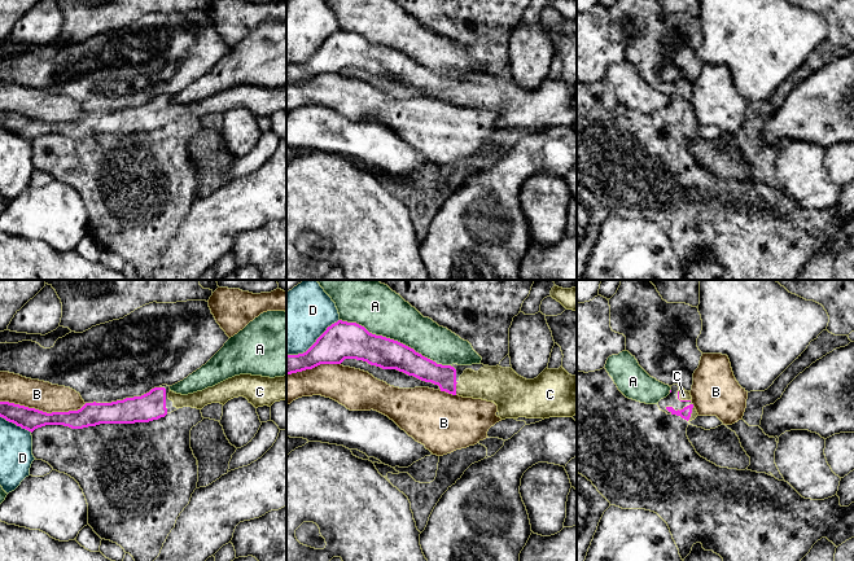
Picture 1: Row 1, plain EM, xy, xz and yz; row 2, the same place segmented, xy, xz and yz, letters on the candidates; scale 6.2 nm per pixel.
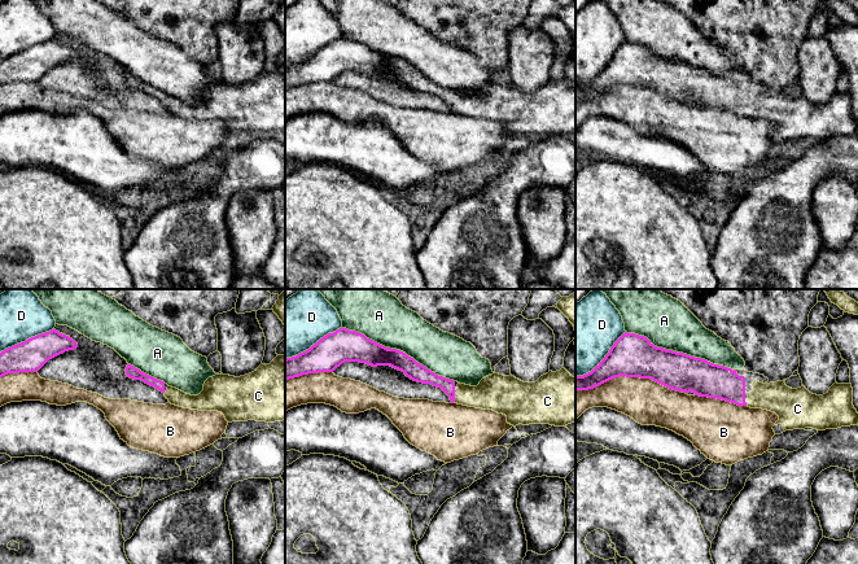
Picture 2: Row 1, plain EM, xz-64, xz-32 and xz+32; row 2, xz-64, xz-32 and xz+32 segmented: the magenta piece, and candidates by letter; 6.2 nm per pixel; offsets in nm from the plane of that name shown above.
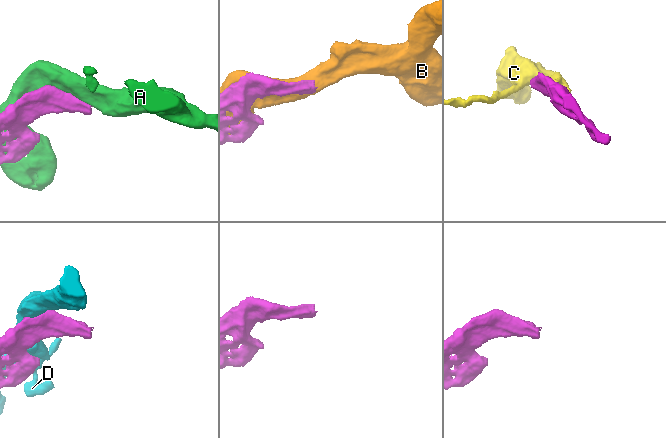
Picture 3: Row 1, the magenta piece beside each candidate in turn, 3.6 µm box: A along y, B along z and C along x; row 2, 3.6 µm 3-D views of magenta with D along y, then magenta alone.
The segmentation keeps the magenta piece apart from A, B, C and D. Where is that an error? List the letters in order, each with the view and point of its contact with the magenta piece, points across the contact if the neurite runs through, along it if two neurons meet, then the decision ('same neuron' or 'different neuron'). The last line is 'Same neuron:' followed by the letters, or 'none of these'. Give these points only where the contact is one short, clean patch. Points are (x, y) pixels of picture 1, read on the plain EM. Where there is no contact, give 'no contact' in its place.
A: contact xz (395, 51); different neuron
B: contact xy (42, 121); different neuron
C: contact xz (455, 99); way xz (445, 86), (455, 99), (494, 93); same neuron
D: contact xz (314, 53); different neuron
Same neuron: C

